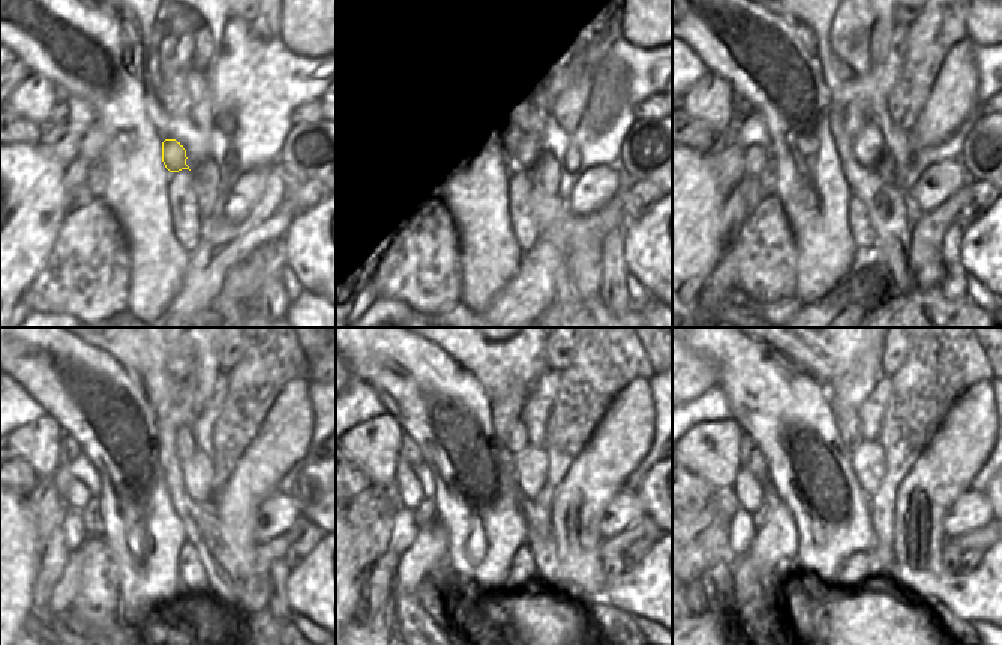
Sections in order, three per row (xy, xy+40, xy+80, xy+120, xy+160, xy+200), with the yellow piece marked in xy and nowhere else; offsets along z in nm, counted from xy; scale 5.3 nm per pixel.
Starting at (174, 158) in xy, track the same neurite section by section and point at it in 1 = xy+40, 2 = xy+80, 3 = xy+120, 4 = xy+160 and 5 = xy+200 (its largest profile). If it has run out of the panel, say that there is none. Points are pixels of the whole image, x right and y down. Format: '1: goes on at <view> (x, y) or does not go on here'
1: goes on at xy+40 (513, 137)
2: goes on at xy+80 (857, 111)
3: goes on at xy+120 (185, 444)
4: goes on at xy+160 (518, 440)
5: goes on at xy+200 (848, 422)

